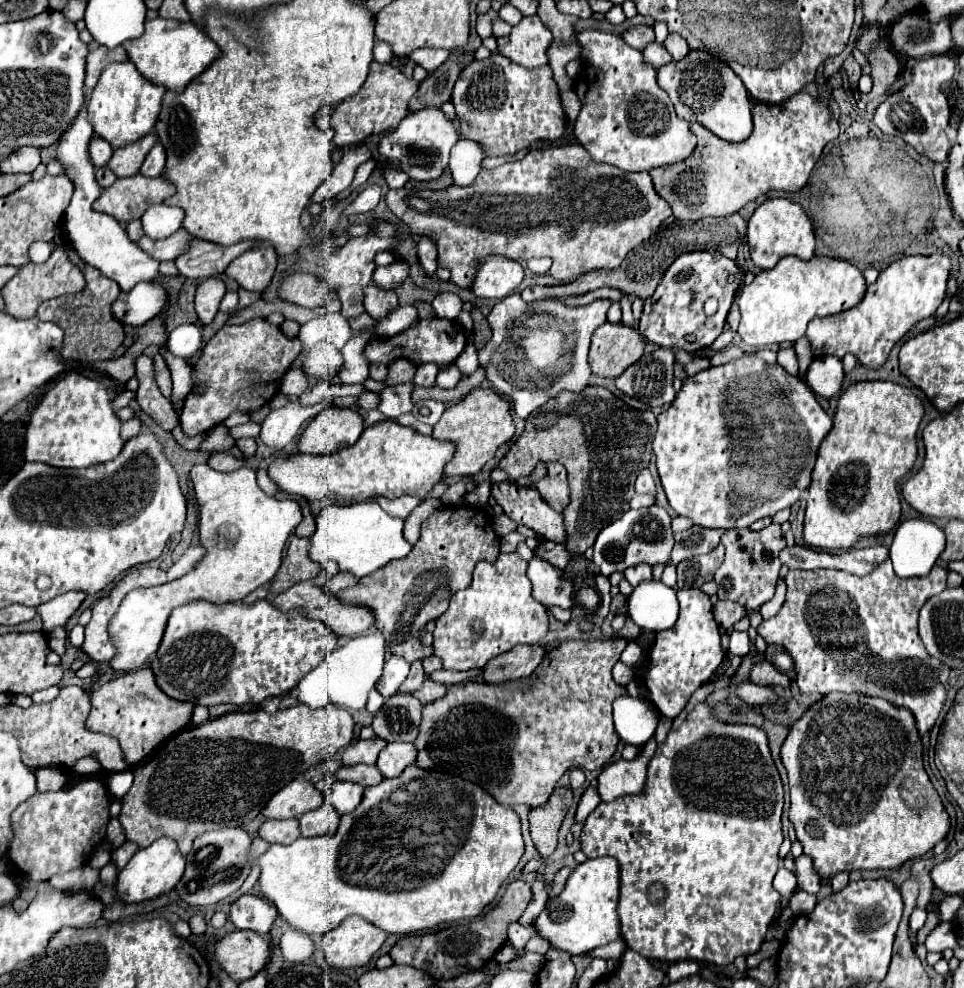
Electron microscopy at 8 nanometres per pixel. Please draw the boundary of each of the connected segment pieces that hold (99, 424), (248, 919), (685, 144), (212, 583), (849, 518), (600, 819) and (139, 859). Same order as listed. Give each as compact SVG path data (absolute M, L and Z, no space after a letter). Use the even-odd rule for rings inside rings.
M66 372L62 378L50 382L26 430L26 460L58 468L88 468L110 462L120 454L122 446L120 420L112 410L112 398L106 386L80 372Z
M246 894L232 904L230 920L238 930L252 930L258 934L266 934L276 918L276 908L266 902L262 896Z
M598 30L580 32L576 42L582 48L582 72L574 80L574 90L582 102L582 108L574 124L574 134L578 142L590 152L592 160L600 164L612 164L628 172L644 172L656 166L686 160L694 152L696 138L690 134L690 124L676 116L668 94L656 82L656 68L644 60L644 54L624 44L620 36Z
M200 464L190 470L190 480L198 504L200 544L206 554L186 576L162 586L132 590L124 598L110 624L110 634L118 648L110 666L118 672L132 672L148 662L158 650L166 620L176 606L192 600L206 600L210 604L236 602L270 582L282 564L282 550L290 532L302 520L298 502L264 494L256 484L256 472L252 468L222 474L208 464Z
M886 380L850 384L838 398L834 426L818 448L812 482L808 488L808 506L804 520L804 540L816 550L848 550L862 536L878 536L900 522L898 480L910 472L916 460L916 432L924 416L922 402L906 386Z
M698 702L694 710L686 716L684 724L678 728L672 728L666 736L666 740L656 748L654 756L648 762L646 772L646 784L640 794L628 794L620 796L612 802L600 802L596 810L586 818L582 834L580 834L580 850L588 858L600 858L610 856L618 860L620 864L620 898L618 898L618 916L620 916L620 934L628 948L642 954L644 958L654 960L666 960L666 962L678 962L678 960L704 960L714 964L730 964L738 956L748 956L760 950L770 922L780 914L782 910L782 896L772 888L772 878L778 872L778 848L782 844L782 806L784 806L784 788L780 774L776 770L776 764L772 760L768 738L762 728L756 728L752 724L732 724L714 718L706 702ZM660 882L666 886L666 898L660 904L648 902L648 886Z
M160 838L154 844L150 844L148 848L138 850L132 860L118 872L118 880L116 880L116 894L122 902L144 902L144 900L152 900L160 894L170 892L182 878L184 874L184 856L180 854L178 846L174 840L168 838Z

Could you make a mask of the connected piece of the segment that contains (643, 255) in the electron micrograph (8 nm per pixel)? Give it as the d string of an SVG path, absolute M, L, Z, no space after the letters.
M646 240L644 244L636 246L632 252L628 252L628 256L624 258L624 264L620 264L620 268L616 270L594 270L588 272L584 276L580 276L578 280L570 282L570 284L560 284L560 286L538 286L536 288L536 298L544 298L544 296L576 296L576 294L586 294L590 290L608 286L608 288L616 288L622 290L630 296L636 298L648 298L652 296L652 292L656 290L656 284L662 280L664 272L668 270L668 266L672 264L672 260L676 260L676 256L690 252L690 250L710 250L710 252L720 252L724 256L728 256L730 260L736 262L736 252L738 252L740 244L702 244L702 240Z

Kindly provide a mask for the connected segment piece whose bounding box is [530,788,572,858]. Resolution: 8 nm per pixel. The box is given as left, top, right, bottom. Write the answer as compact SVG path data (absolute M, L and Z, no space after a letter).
M556 788L544 806L530 810L530 834L542 858L550 856L558 844L558 828L572 804L570 788Z

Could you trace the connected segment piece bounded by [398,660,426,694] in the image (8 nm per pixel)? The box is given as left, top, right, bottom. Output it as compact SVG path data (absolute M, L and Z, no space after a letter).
M420 660L412 662L412 666L410 666L410 674L408 674L408 678L404 680L404 684L400 686L400 690L398 690L398 692L408 692L408 694L414 694L414 692L422 686L424 678L426 678L426 674L424 674L422 662L420 662Z

